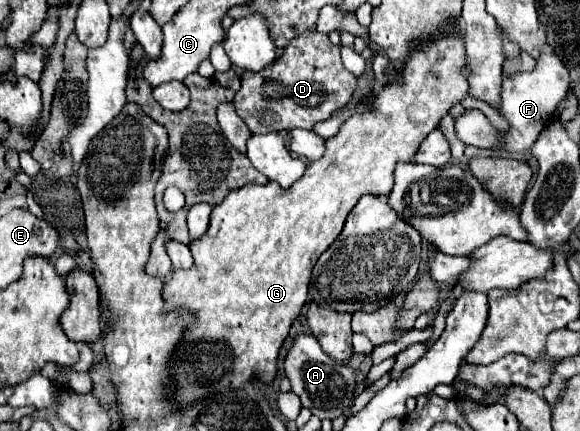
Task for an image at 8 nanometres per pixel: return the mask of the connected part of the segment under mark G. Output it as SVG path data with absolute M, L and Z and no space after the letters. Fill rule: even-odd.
M449 22L443 32L431 38L431 42L419 38L411 46L409 58L399 68L401 78L385 84L379 92L371 92L365 98L369 110L355 112L345 120L339 132L325 140L325 154L319 160L311 160L305 174L289 190L283 190L277 184L249 184L231 190L223 202L213 206L209 230L189 246L195 258L193 268L175 270L163 288L167 310L175 310L177 304L181 304L197 316L195 324L187 330L173 354L177 400L189 404L213 390L243 388L253 376L263 382L273 380L279 348L289 334L291 322L299 316L307 300L309 274L317 258L341 234L347 214L363 194L385 196L391 192L395 164L413 160L427 134L433 132L441 118L447 116L449 108L467 94L469 84L463 72L465 68L467 54L463 26L461 22L455 22L455 26Z

